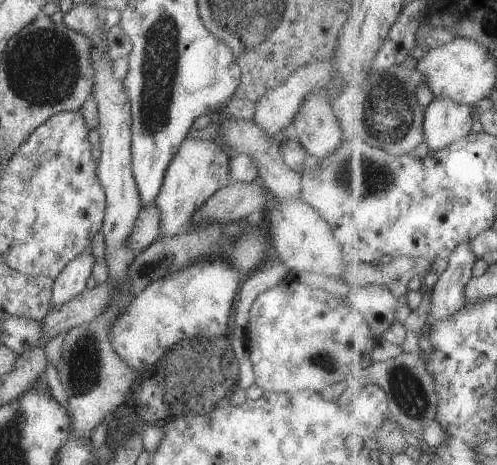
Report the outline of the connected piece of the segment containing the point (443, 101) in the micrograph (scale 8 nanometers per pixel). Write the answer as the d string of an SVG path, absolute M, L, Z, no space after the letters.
M437 98L429 104L425 113L425 140L427 155L433 154L456 139L465 138L471 133L477 111L471 104L457 104L451 98Z

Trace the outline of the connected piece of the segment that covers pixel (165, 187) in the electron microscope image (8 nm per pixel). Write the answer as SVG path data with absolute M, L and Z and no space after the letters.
M189 133L181 140L177 152L165 166L161 186L155 198L159 210L159 237L175 236L213 192L229 185L228 160L226 151L219 148L213 140L192 138Z

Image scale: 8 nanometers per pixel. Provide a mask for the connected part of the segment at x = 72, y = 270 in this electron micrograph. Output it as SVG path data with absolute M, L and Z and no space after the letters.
M83 252L79 256L70 260L63 270L53 279L50 294L50 306L59 308L73 296L81 294L85 290L85 282L91 276L95 258L88 252Z

